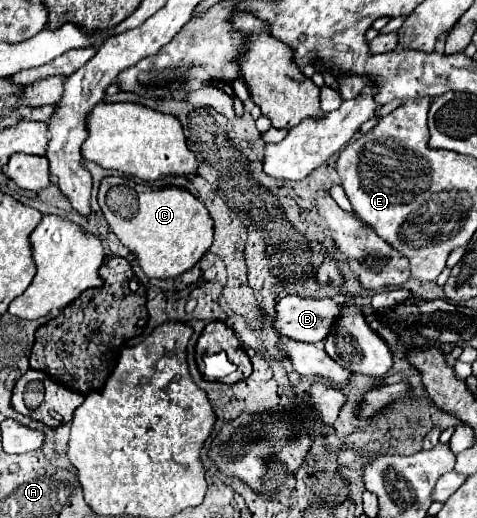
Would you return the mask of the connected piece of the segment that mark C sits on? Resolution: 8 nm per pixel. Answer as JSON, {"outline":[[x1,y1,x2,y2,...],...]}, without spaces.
{"outline":[[105,177,99,207,117,239,137,257,147,277,171,279,193,267,213,241,213,219,205,205,183,187,153,189,125,177]]}

